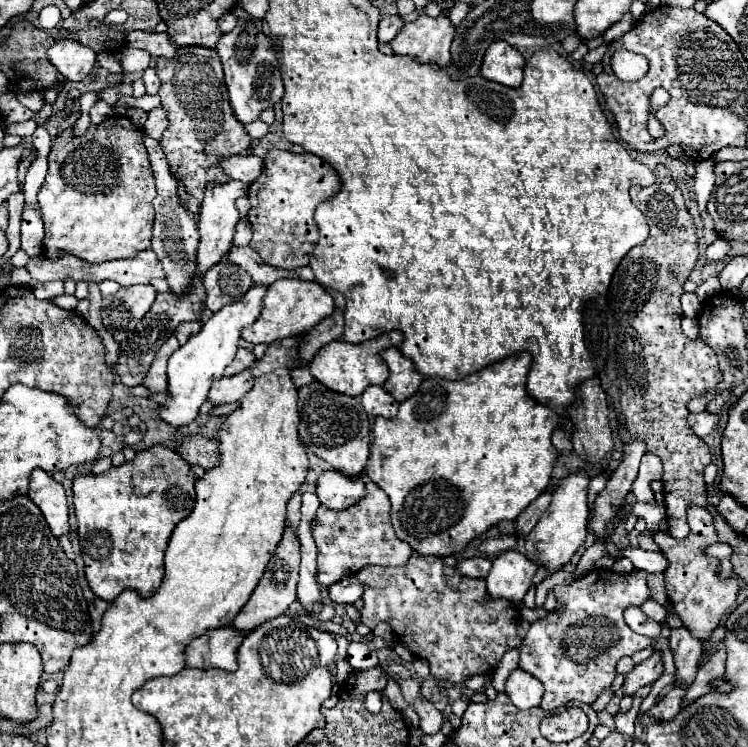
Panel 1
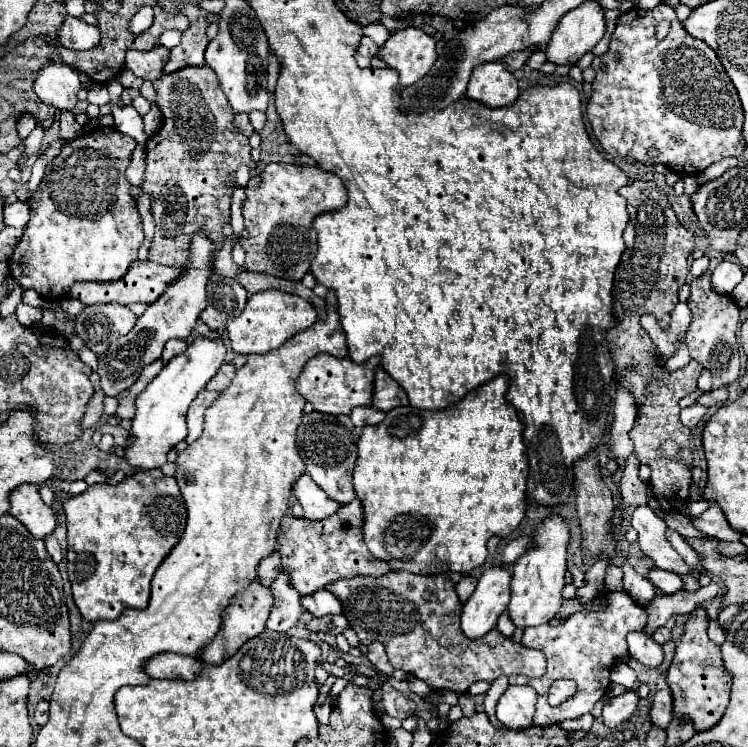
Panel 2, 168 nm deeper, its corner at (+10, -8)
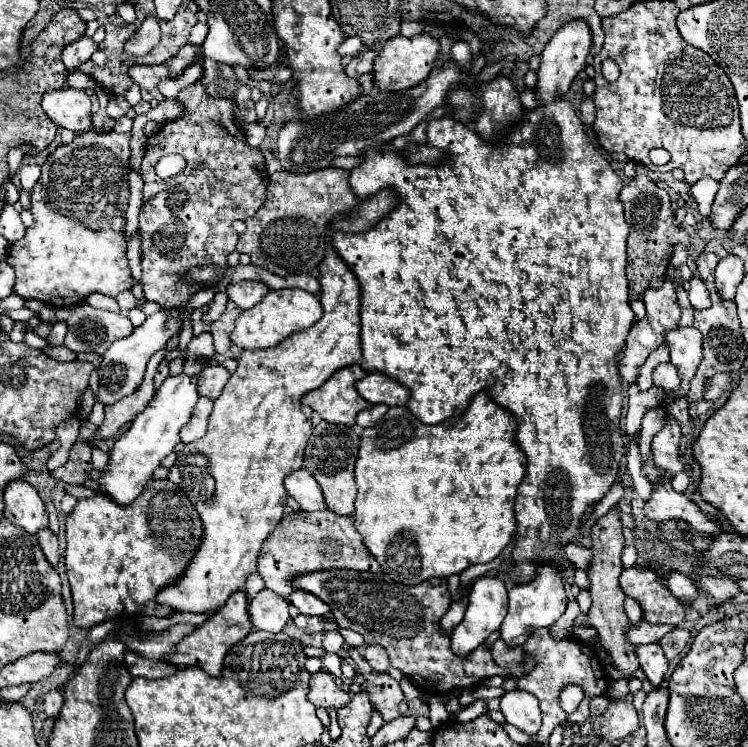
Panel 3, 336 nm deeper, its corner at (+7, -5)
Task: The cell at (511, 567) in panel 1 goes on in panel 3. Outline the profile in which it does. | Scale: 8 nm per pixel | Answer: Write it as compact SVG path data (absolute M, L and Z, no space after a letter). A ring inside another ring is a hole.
M481 577L473 583L469 593L469 605L463 621L451 633L451 649L457 655L469 655L475 647L479 647L493 631L497 631L507 615L507 587L497 577Z

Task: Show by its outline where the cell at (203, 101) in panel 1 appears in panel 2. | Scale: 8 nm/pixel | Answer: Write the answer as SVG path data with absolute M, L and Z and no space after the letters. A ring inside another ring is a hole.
M188 66L188 70L158 78L152 84L158 96L156 104L162 110L164 120L158 134L146 142L146 170L142 176L142 190L152 198L152 216L156 222L148 260L166 266L186 266L190 262L190 242L194 232L202 230L212 240L216 250L222 250L222 226L230 220L230 200L236 188L234 174L240 164L246 164L248 168L256 168L258 164L250 156L248 136L240 134L234 126L236 112L232 112L232 106L220 90L218 76L212 72L212 68Z

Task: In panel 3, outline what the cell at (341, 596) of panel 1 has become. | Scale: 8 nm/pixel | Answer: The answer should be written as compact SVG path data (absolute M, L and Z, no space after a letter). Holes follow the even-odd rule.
M293 591L291 595L289 595L289 603L293 603L303 615L319 615L319 617L323 617L323 615L327 615L331 609L327 607L327 603L323 603L319 597L315 597L315 595L311 595L311 593L307 593L307 591Z

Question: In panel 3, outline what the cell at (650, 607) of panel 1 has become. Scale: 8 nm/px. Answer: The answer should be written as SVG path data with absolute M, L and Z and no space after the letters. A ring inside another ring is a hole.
M675 627L673 631L669 631L669 633L659 641L659 645L663 647L667 659L673 659L673 657L677 657L677 655L685 649L687 639L689 639L689 631L685 631L685 629L681 629L681 627Z

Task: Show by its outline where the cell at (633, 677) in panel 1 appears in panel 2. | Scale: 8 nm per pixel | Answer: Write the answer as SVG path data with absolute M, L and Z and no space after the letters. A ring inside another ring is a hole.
M628 690L616 698L612 698L604 710L602 710L602 720L606 724L606 728L616 730L620 728L624 722L628 722L628 718L636 712L638 706L638 694L634 690Z

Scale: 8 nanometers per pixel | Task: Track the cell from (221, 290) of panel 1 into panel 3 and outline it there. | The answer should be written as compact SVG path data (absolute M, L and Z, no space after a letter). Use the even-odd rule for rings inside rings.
M227 301L223 315L217 321L211 323L211 333L213 333L213 339L215 339L215 351L217 353L227 353L227 349L231 347L229 335L235 327L235 319L237 319L239 313L241 313L241 309L235 303Z

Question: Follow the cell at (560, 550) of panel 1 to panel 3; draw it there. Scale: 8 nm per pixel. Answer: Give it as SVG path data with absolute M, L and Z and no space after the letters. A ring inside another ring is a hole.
M539 563L537 565L537 575L523 585L513 585L509 591L509 611L507 617L501 625L501 637L505 639L507 645L523 645L531 631L539 627L549 627L553 625L563 613L567 605L567 593L565 593L565 581L563 573L551 565L551 563Z

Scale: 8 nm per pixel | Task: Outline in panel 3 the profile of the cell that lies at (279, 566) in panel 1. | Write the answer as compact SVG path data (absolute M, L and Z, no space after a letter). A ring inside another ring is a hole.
M235 591L229 597L229 601L225 603L225 607L221 607L215 615L211 615L191 635L183 637L179 641L179 645L175 647L175 651L165 657L165 661L173 663L177 667L193 667L193 665L197 665L197 667L205 669L209 675L217 677L221 673L221 669L223 669L223 659L225 659L227 651L237 641L241 641L243 637L247 637L253 631L253 623L251 623L251 617L247 615L247 607L249 607L249 601L247 601L245 591Z

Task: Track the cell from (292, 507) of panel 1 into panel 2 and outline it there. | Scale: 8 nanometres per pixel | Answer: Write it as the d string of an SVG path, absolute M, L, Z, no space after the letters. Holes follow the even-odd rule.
M352 500L348 506L340 506L336 514L324 518L324 520L306 520L296 518L292 514L284 516L278 528L278 538L274 552L266 560L258 564L256 580L264 586L272 584L272 578L280 572L290 576L290 584L296 592L314 594L316 590L322 590L328 582L334 582L338 578L352 578L352 576L384 576L388 574L388 566L384 562L376 562L372 554L368 554L368 548L362 540L362 510L356 500Z

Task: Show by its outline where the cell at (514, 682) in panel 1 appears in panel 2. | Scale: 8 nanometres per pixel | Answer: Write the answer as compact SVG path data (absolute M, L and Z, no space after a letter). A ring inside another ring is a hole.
M508 686L496 704L498 720L510 730L522 730L532 726L536 710L536 692L528 686Z

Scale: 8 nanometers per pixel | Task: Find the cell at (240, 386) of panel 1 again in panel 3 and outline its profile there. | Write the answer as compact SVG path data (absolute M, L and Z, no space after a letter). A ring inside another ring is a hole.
M201 397L193 409L193 415L189 419L189 423L181 429L181 441L183 443L191 443L191 441L197 441L205 435L207 431L207 417L213 409L213 399L209 397Z

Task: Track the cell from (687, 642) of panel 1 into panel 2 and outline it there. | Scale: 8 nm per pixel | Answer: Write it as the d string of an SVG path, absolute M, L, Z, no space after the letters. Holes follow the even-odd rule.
M660 676L656 682L656 694L648 716L650 716L650 722L662 730L666 730L672 720L672 694L664 676Z

